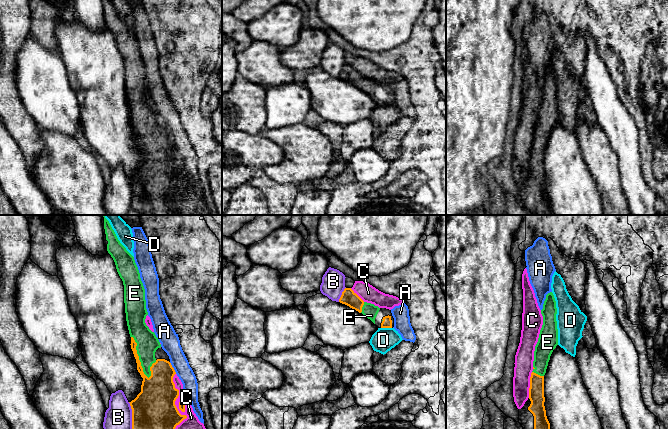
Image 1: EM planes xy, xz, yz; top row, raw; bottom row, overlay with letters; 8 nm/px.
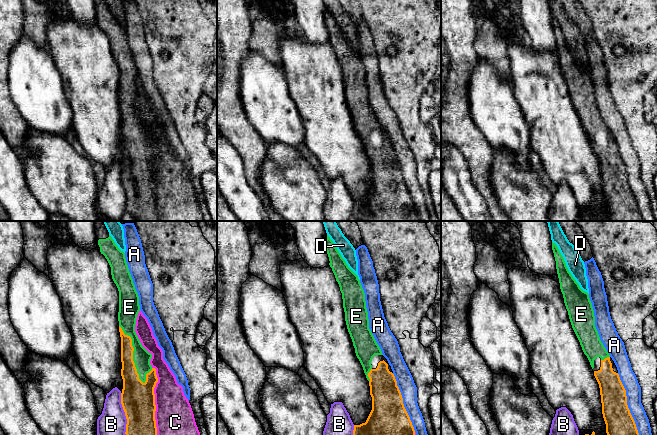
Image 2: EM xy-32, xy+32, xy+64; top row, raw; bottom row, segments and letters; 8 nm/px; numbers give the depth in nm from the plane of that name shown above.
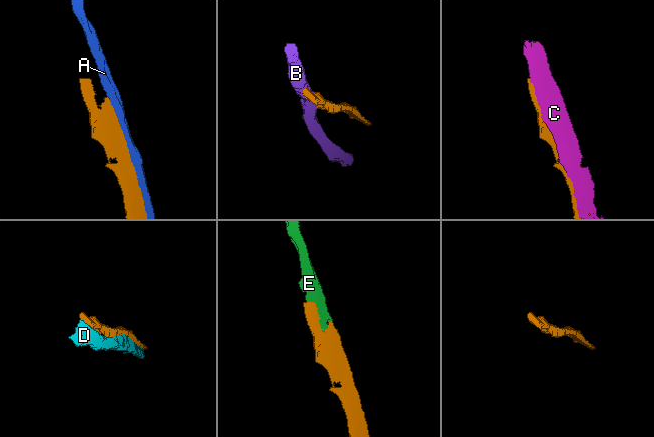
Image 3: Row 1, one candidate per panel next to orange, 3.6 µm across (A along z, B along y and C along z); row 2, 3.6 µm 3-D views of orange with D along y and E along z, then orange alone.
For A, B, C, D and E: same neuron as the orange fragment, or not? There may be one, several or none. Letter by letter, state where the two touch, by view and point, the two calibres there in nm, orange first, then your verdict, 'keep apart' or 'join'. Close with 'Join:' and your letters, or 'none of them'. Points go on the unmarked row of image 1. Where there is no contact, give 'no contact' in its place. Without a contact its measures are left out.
A: xy (173, 144) | 300/160 nm | keep apart
B: xy (132, 193) | 380/220 nm | keep apart
C: xy (176, 184) | 380/240 nm | keep apart
D: xz (386, 103) | 80/190 nm | keep apart
E: xy (138, 133) | 190/180 nm | join
Join: E

